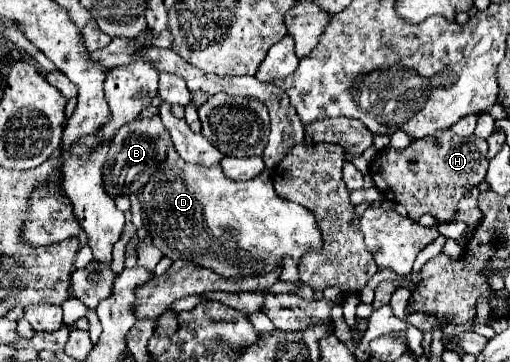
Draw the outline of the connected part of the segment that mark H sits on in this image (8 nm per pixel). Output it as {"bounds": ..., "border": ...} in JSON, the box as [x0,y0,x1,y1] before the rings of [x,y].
{"bounds":[370,128,488,222],"border":[[[450,128],[440,130],[438,134],[418,138],[410,146],[396,150],[384,148],[376,154],[370,164],[370,176],[380,190],[380,194],[394,202],[402,204],[408,210],[408,216],[420,220],[422,214],[432,214],[440,222],[448,222],[454,216],[458,200],[466,190],[478,186],[488,168],[488,144],[482,138],[458,138]]]}

